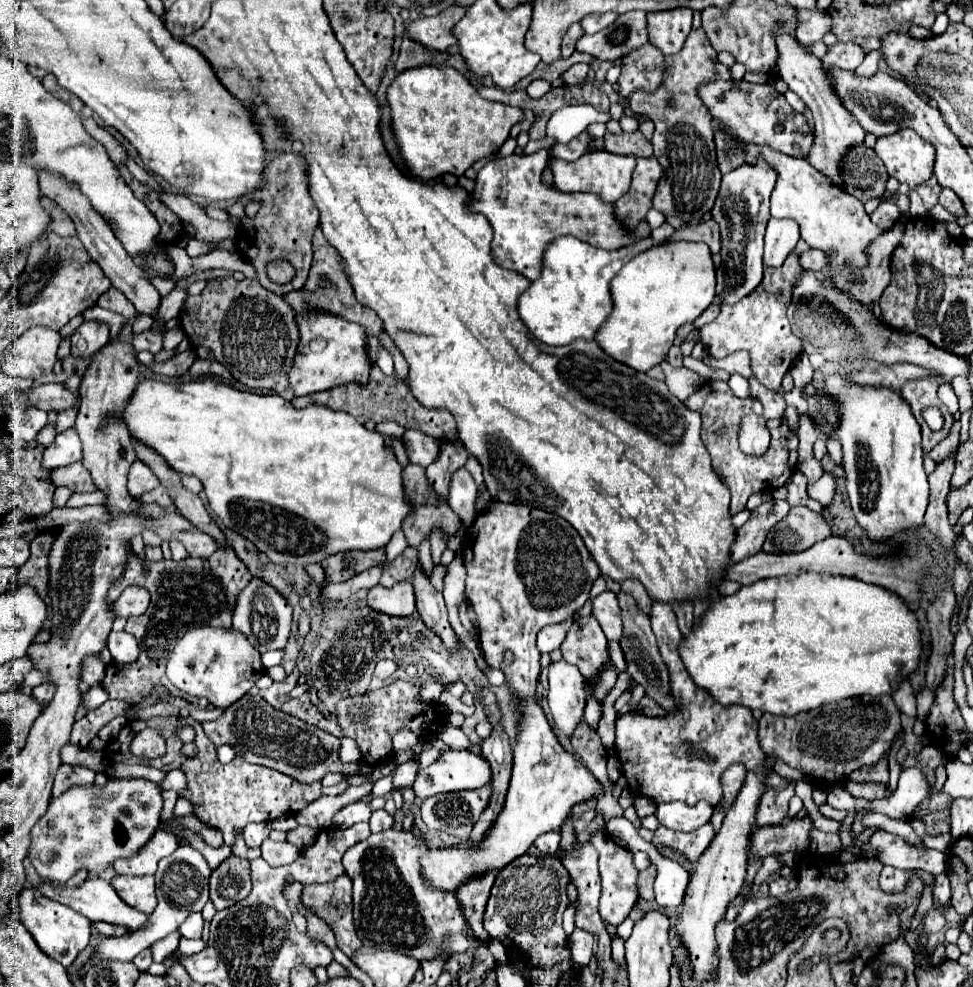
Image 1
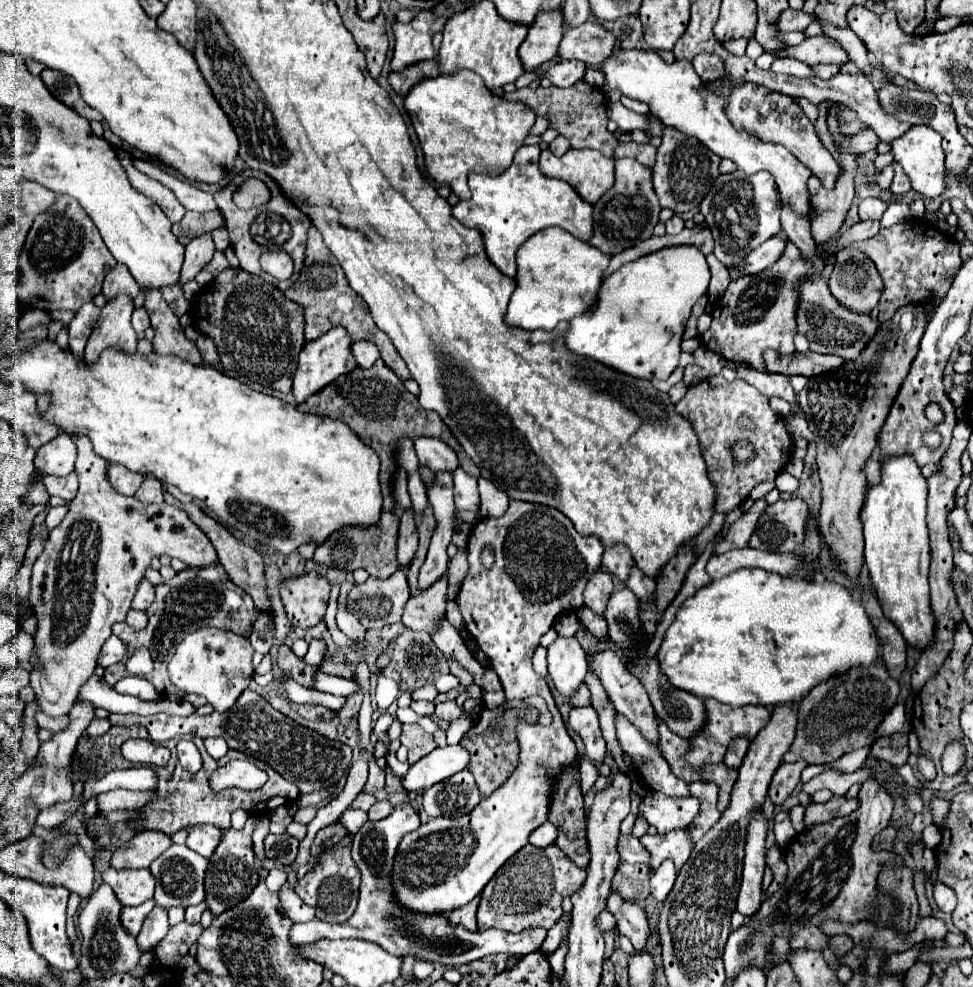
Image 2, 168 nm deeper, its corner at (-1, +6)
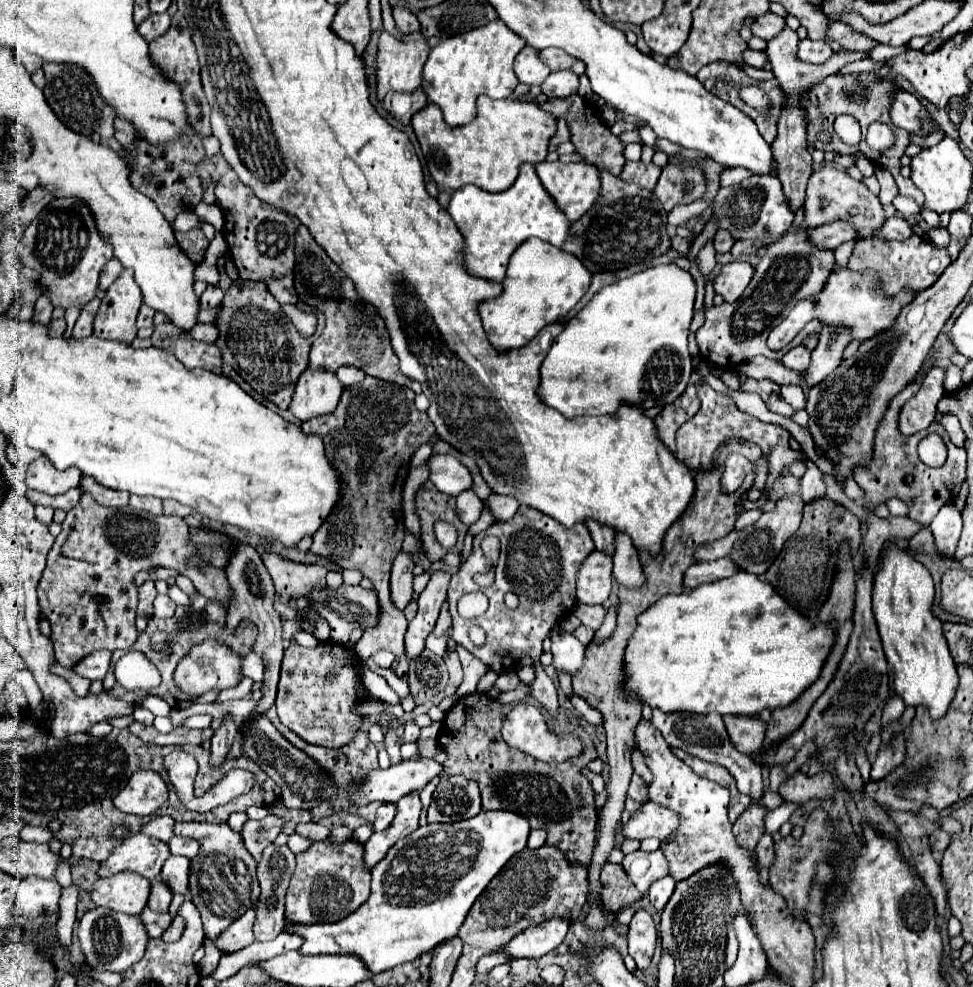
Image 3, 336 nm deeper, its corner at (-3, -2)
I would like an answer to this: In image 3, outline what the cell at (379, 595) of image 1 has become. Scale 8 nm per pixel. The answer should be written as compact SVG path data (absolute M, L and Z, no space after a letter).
M341 585L337 591L325 589L321 593L315 593L313 601L317 605L317 611L327 619L331 627L333 643L347 643L353 629L369 629L369 627L375 627L379 621L379 599L375 589L363 589L359 585L357 587Z

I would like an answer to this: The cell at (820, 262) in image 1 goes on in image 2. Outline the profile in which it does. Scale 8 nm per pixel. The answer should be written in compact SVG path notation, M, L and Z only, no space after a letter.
M879 221L857 223L857 225L853 225L853 227L849 227L847 231L841 233L841 237L839 237L839 245L845 247L847 243L853 243L853 241L865 241L865 239L877 235L879 229L881 229L881 223L879 223Z

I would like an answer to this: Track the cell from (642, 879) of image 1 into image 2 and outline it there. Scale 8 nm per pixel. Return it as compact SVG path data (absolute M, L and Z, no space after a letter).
M619 861L617 873L611 883L613 893L625 901L645 901L649 897L649 867L641 863Z

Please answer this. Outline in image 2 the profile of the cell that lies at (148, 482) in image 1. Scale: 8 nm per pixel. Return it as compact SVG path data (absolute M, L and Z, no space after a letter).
M113 463L107 467L107 479L109 479L111 487L115 491L119 491L121 495L133 495L145 477L141 477L141 473L127 471L125 467Z

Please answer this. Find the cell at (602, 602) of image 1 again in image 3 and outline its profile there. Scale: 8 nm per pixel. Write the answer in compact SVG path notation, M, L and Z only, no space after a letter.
M593 551L577 575L577 599L585 605L603 605L611 593L613 561Z

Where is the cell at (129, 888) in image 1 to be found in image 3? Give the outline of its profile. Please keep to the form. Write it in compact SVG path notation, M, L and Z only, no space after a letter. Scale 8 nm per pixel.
M117 873L107 879L99 879L93 885L95 905L109 907L113 911L139 915L149 901L151 881L137 873Z

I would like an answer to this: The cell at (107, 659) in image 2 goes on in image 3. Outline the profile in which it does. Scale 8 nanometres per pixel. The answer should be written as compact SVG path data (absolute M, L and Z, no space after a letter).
M95 651L95 655L87 655L87 659L83 659L79 667L75 667L75 673L95 681L105 677L109 665L111 665L111 651Z

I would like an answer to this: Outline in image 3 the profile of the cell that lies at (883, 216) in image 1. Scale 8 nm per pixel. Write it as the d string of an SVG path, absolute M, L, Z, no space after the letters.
M847 221L825 223L825 225L809 231L811 241L819 247L837 247L845 241L853 241L855 235L857 235L857 229Z

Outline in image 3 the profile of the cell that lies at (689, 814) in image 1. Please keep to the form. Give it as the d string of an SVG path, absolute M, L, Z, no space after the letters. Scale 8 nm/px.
M647 801L629 819L629 823L621 829L621 833L629 839L639 839L639 841L647 837L657 837L659 841L665 841L677 827L679 827L679 815L675 811L659 803Z

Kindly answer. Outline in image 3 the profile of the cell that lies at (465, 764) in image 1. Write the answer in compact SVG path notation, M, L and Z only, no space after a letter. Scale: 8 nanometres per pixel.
M411 757L389 769L377 769L367 775L367 781L361 789L353 791L353 801L365 805L369 801L397 803L401 797L421 791L431 779L443 777L445 769L435 759Z

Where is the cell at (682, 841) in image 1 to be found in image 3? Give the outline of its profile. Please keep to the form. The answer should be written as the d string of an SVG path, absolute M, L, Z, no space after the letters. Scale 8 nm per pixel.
M659 849L653 853L645 853L645 851L629 853L629 855L625 855L621 865L643 895L647 893L647 889L651 887L653 881L669 875L669 861L663 855L663 851L659 851Z

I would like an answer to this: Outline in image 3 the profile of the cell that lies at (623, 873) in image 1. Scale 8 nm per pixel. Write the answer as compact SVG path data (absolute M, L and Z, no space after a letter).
M633 915L629 923L629 955L635 959L637 969L647 969L657 943L657 929L651 915Z

